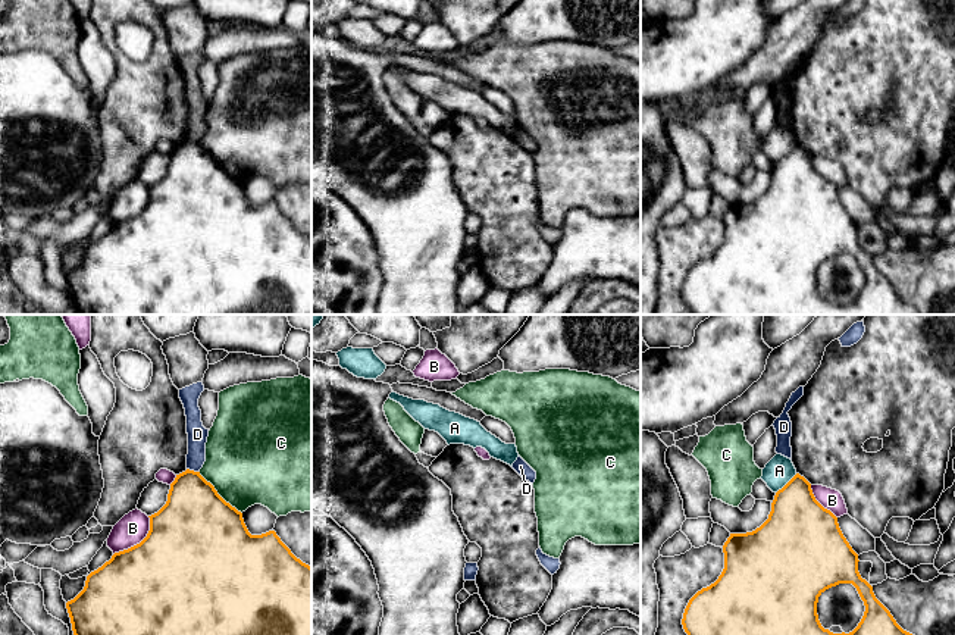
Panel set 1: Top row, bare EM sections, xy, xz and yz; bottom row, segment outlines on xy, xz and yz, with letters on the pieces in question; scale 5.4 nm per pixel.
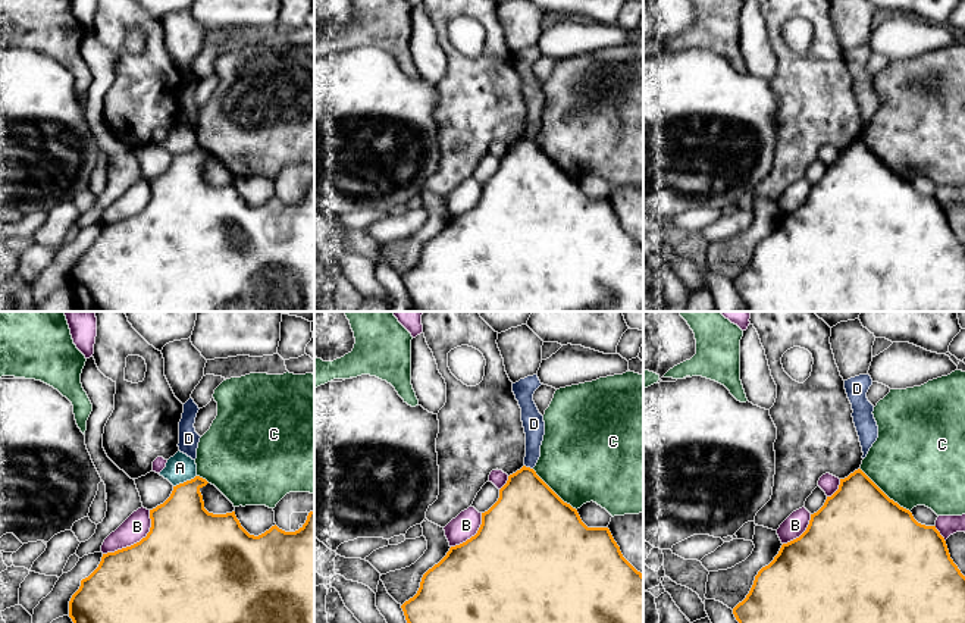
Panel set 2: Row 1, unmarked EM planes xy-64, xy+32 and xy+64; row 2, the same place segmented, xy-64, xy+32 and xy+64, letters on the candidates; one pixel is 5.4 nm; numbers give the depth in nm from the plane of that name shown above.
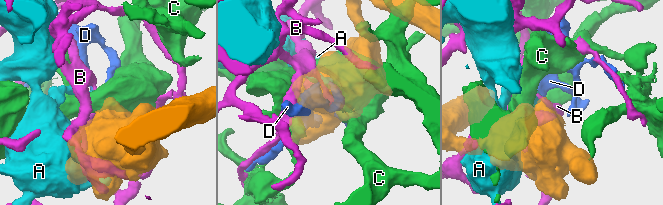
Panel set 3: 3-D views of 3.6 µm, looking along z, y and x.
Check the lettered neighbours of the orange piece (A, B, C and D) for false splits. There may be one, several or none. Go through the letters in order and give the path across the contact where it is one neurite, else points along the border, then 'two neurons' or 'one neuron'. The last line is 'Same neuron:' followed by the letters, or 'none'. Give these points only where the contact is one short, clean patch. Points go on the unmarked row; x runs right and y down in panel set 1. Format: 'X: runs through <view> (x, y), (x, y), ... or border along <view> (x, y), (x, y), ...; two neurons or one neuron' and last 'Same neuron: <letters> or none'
A: two neurons
B: two neurons
C: two neurons
D: border along xy (187, 138), (199, 143); two neurons
Same neuron: none

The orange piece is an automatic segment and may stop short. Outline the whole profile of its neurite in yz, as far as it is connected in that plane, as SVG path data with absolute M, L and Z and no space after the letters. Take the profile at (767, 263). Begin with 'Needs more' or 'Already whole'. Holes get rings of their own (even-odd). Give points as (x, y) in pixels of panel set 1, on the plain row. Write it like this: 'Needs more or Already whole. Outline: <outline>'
Already whole. Outline: M796 144L771 173L768 190L755 201L730 204L723 216L724 240L718 250L698 262L688 273L682 295L693 315L920 315L904 301L890 282L876 269L873 257L858 243L858 225L843 207L837 188L814 168L811 154ZM839 254L852 254L865 282L858 297L849 304L833 304L818 291L818 268Z

